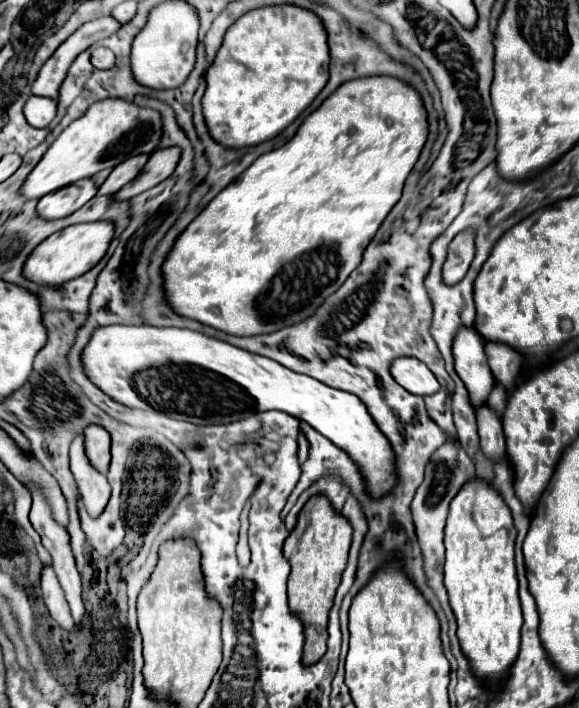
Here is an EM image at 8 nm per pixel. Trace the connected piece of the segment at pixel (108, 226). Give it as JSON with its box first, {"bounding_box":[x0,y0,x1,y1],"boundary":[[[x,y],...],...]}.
{"bounding_box":[23,222,113,284],"boundary":[[[87,222],[87,224],[75,224],[67,226],[65,230],[59,230],[51,234],[47,240],[43,240],[31,256],[27,256],[23,264],[23,276],[35,284],[63,284],[67,280],[79,278],[87,270],[91,270],[107,252],[107,246],[113,238],[113,224],[111,222]]]}

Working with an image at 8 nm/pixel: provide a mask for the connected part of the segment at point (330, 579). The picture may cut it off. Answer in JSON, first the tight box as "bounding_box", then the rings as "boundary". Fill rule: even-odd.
{"bounding_box":[283,496,351,664],"boundary":[[[323,496],[311,498],[299,512],[299,522],[289,534],[283,546],[283,556],[289,560],[289,608],[299,616],[305,626],[303,664],[315,664],[327,650],[327,618],[333,606],[335,592],[341,582],[341,574],[347,566],[347,554],[351,546],[351,526],[337,514],[329,500]]]}

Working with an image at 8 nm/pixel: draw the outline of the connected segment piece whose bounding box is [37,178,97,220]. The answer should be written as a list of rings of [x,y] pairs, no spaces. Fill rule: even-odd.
[[[89,178],[79,180],[67,188],[61,188],[43,196],[43,200],[37,202],[37,214],[43,220],[65,218],[75,210],[79,210],[85,202],[89,202],[95,196],[95,192],[97,192],[97,186]]]

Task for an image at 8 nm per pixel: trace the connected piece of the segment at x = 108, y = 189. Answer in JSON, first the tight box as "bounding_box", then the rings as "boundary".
{"bounding_box":[97,154,149,196],"boundary":[[[139,154],[139,156],[131,156],[131,158],[123,160],[121,164],[117,164],[117,166],[113,168],[113,172],[107,176],[107,180],[99,186],[97,196],[113,194],[113,192],[117,192],[123,184],[131,182],[131,180],[139,174],[139,170],[141,170],[143,164],[147,162],[147,158],[149,158],[147,154]]]}

